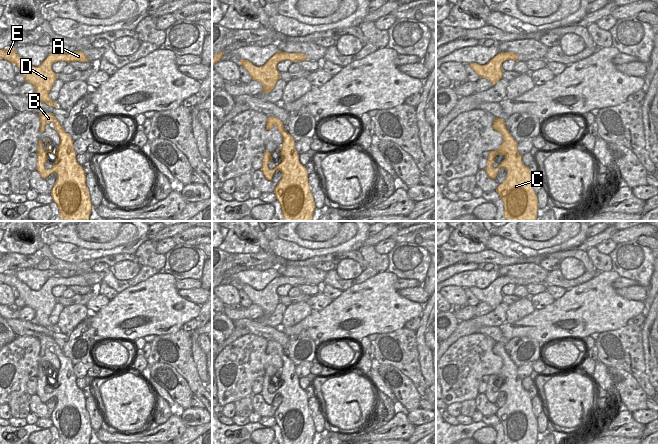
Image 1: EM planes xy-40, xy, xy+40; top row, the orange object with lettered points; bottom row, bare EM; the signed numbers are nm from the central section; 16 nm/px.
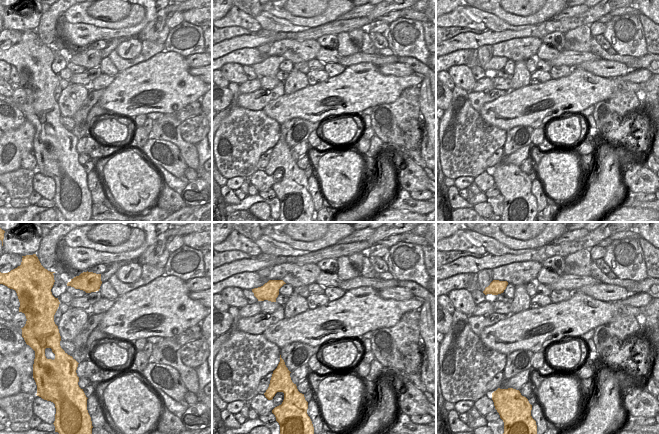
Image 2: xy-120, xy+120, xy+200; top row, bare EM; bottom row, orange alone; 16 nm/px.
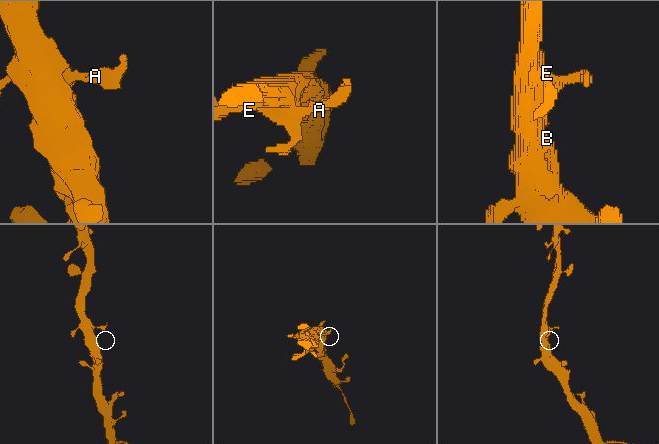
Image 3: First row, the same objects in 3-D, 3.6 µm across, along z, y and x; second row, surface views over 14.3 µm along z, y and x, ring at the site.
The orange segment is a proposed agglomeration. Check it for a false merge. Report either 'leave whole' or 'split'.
leave whole

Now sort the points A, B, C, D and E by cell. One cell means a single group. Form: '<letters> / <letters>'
A B C D E

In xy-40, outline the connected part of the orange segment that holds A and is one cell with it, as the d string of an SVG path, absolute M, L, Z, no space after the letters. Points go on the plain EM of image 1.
M16 272L0 274L0 283L5 283L12 288L16 288L20 298L24 300L25 306L31 307L35 311L33 322L49 330L57 331L57 325L49 322L49 316L57 303L57 298L52 294L52 289L58 285L69 286L89 286L82 275L72 277L61 277L60 275L50 277L38 291L30 289L25 283L20 281L15 275Z

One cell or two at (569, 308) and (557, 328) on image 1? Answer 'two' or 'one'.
one

